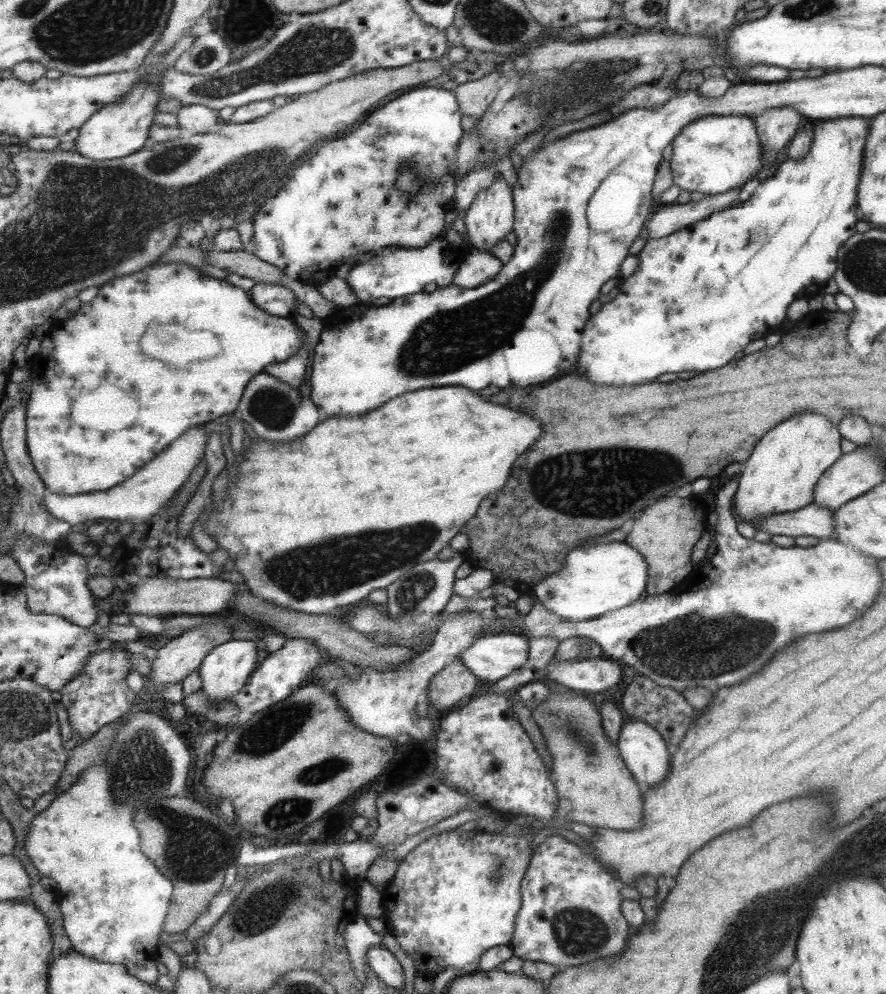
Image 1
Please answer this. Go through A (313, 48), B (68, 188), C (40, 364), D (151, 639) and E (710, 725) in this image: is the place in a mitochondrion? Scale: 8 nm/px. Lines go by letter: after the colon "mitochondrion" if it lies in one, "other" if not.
A: mitochondrion
B: mitochondrion
C: other
D: other
E: other

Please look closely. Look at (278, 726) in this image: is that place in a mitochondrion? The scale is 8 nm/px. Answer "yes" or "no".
yes

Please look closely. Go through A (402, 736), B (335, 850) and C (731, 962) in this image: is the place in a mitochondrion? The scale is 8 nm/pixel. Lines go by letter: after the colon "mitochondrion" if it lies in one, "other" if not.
A: other
B: other
C: mitochondrion

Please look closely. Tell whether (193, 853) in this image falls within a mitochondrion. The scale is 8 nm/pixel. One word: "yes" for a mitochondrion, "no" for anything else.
yes

